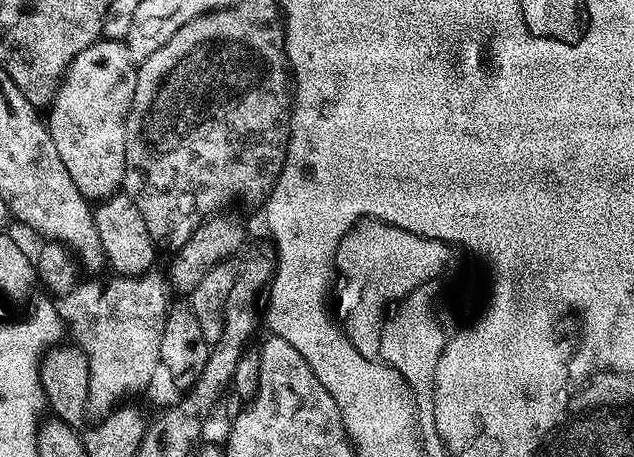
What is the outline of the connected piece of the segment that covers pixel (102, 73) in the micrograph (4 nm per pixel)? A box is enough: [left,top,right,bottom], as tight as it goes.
[46,38,137,202]

